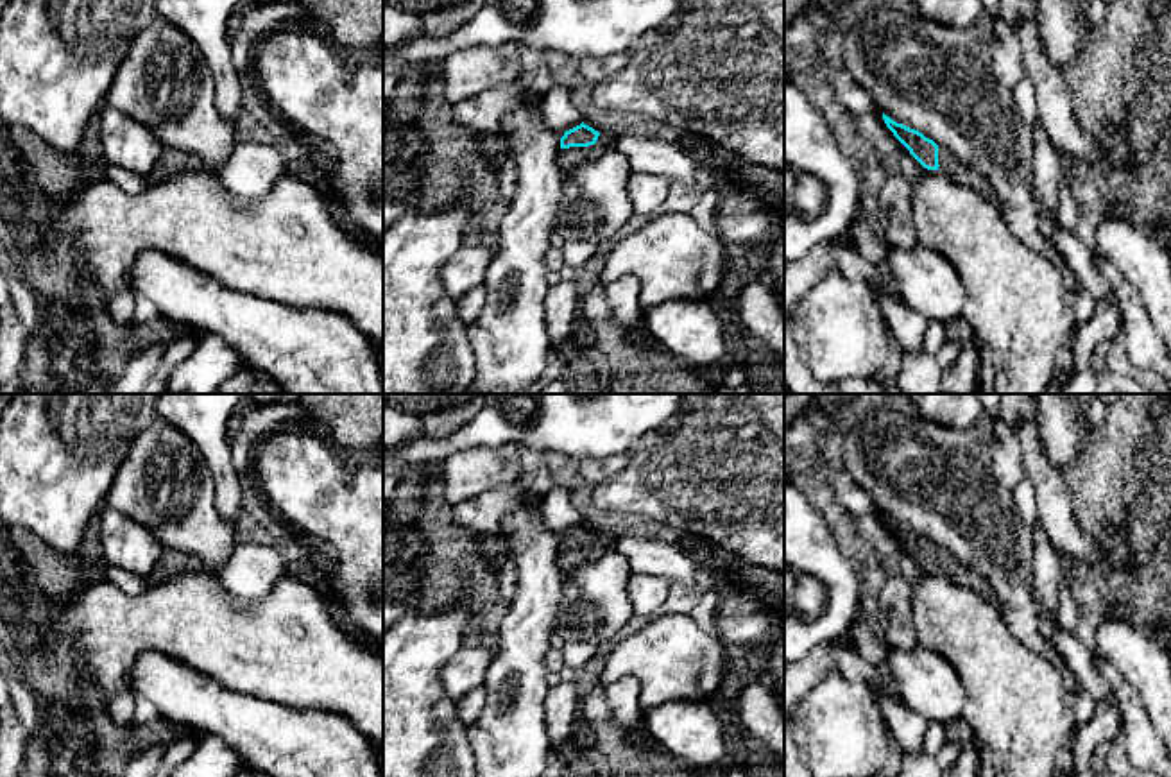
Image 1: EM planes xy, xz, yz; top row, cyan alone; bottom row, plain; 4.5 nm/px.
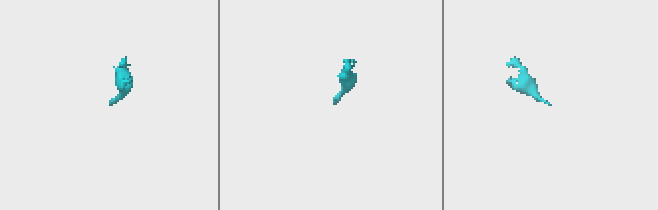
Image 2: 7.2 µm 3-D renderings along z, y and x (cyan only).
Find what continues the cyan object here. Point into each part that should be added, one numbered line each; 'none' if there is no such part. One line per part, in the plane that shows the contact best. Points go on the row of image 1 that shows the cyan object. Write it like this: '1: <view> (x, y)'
1: xz (572, 158)

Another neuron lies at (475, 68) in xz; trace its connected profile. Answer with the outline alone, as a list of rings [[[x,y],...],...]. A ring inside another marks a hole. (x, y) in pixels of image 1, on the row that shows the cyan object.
[[[516,43],[467,45],[439,63],[446,98],[455,106],[496,86],[519,82]]]

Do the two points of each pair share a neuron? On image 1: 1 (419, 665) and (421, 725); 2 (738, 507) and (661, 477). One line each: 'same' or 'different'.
1: same
2: same

